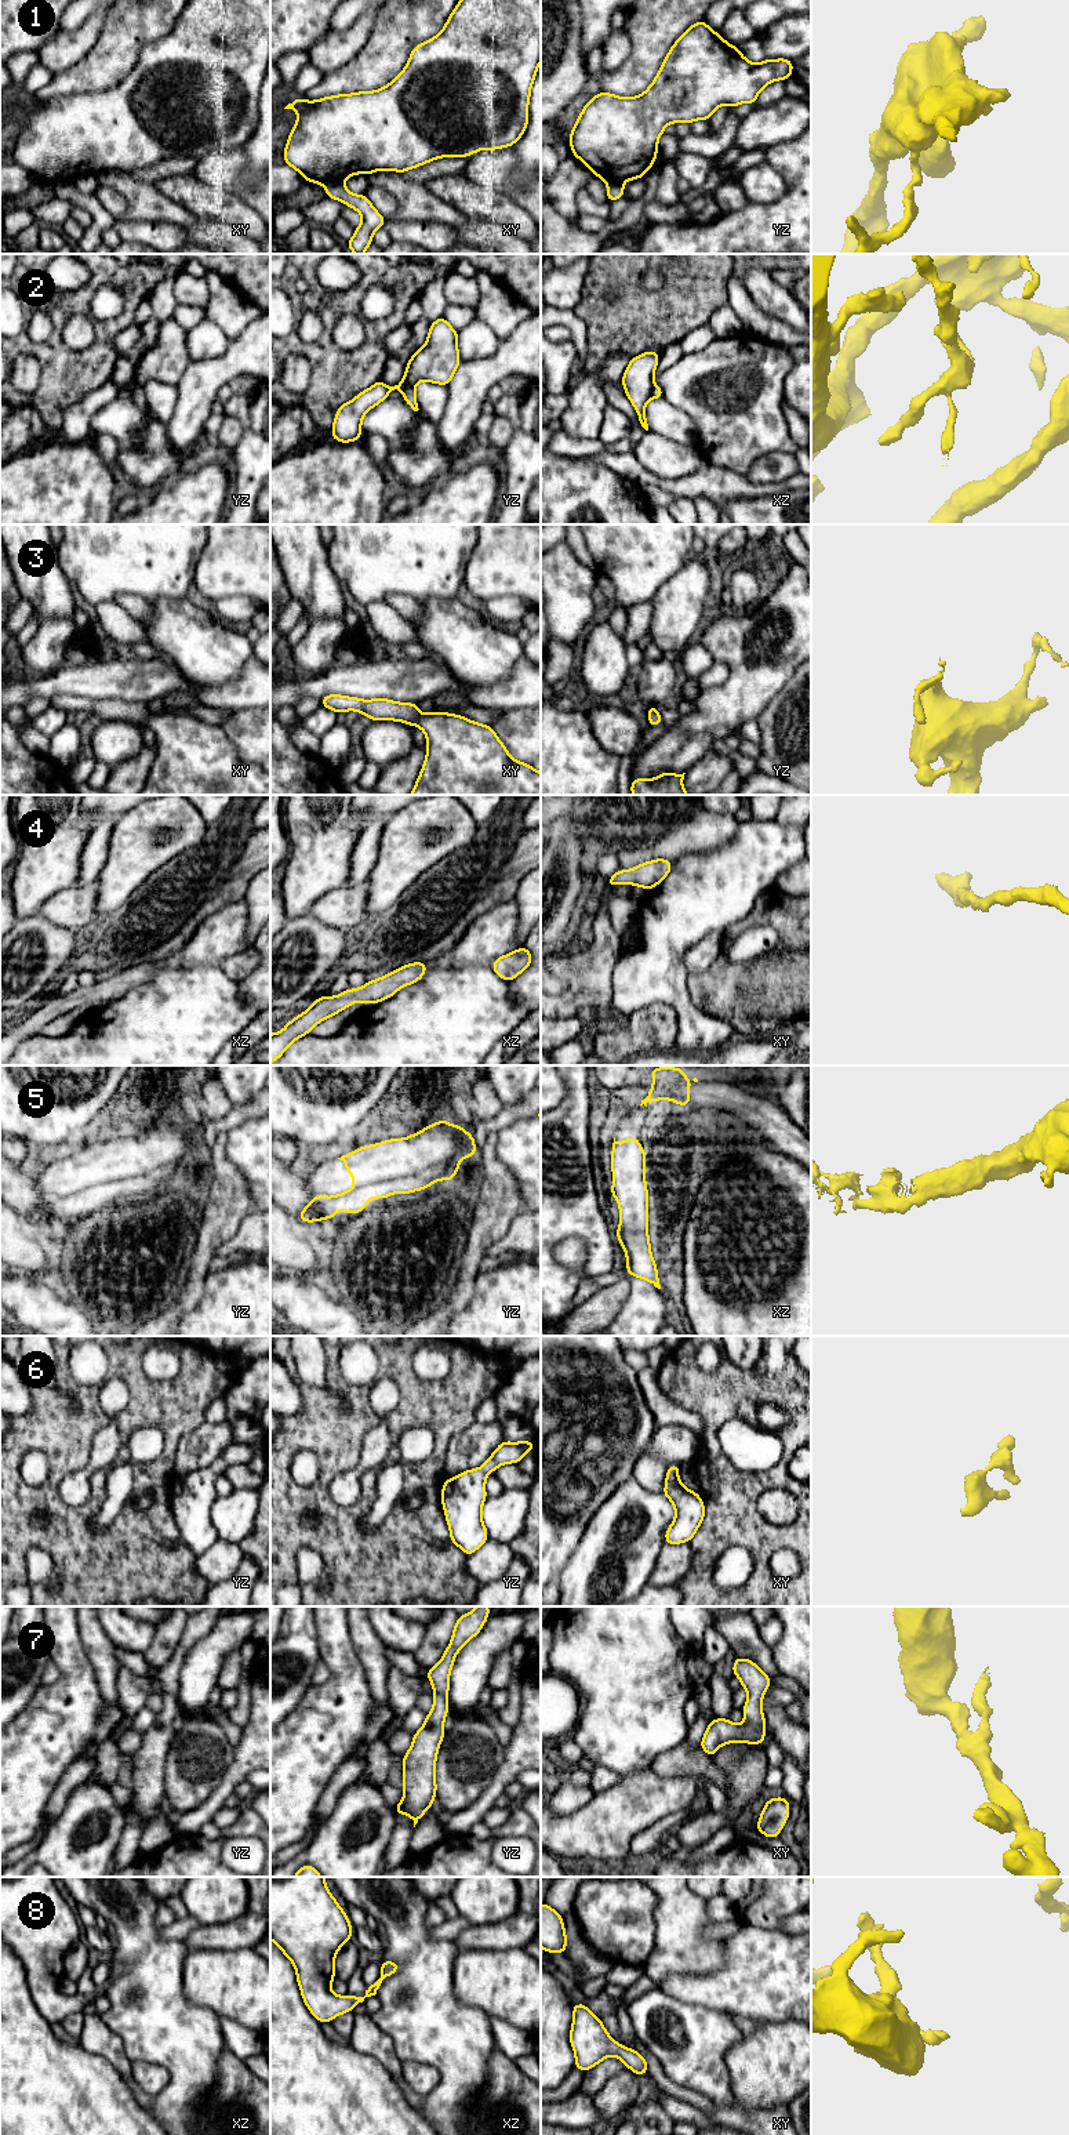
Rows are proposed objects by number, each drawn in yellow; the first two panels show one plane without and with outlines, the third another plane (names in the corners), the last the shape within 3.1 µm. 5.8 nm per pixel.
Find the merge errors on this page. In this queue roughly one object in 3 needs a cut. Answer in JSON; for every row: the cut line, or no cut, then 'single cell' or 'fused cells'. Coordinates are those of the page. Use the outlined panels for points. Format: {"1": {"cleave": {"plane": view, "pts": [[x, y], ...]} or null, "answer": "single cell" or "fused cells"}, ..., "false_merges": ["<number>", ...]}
{"1": {"cleave": {"plane": "xy", "pts": [[342, 180], [324, 184]]}, "answer": "fused cells"}, "2": {"cleave": {"plane": "yz", "pts": [[414, 387], [406, 384], [402, 391]]}, "answer": "fused cells"}, "3": {"cleave": null, "answer": "single cell"}, "4": {"cleave": null, "answer": "single cell"}, "5": {"cleave": null, "answer": "single cell"}, "6": {"cleave": null, "answer": "single cell"}, "7": {"cleave": null, "answer": "single cell"}, "8": {"cleave": null, "answer": "single cell"}, "false_merges": ["1", "2"]}

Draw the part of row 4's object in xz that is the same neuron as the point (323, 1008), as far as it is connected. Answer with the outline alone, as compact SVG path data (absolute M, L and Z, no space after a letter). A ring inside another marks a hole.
M414 962L377 980L367 981L357 990L348 988L337 996L321 995L306 1012L286 1023L283 1031L270 1034L270 1064L279 1060L294 1041L308 1035L323 1020L338 1014L357 1001L361 1003L382 1002L393 996L400 988L419 981L426 970L426 962Z

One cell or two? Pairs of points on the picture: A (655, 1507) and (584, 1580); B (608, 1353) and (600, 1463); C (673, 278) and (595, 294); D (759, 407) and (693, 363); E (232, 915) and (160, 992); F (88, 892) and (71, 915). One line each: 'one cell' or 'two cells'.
A: one cell
B: one cell
C: one cell
D: one cell
E: one cell
F: one cell

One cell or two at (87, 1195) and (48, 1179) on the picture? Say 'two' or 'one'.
one

